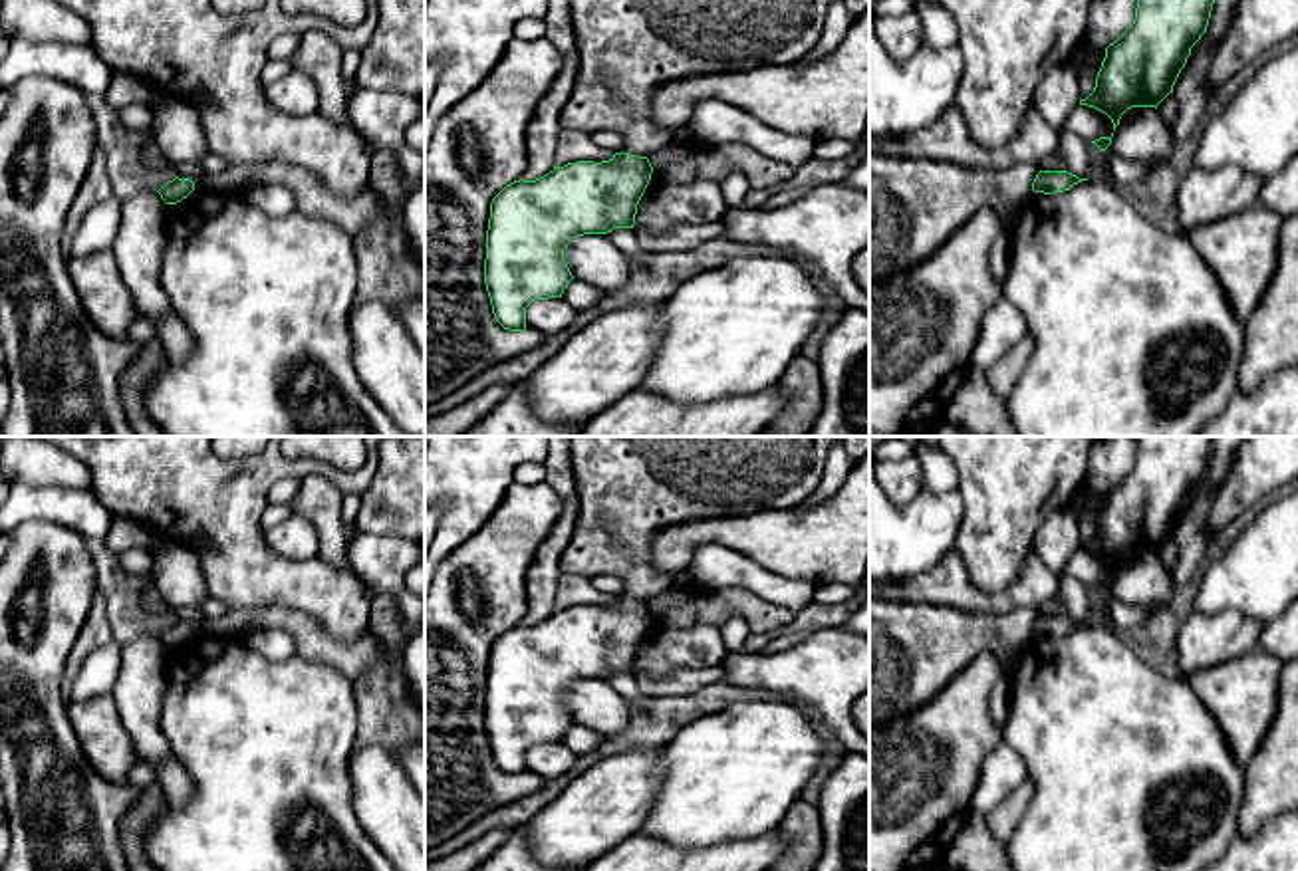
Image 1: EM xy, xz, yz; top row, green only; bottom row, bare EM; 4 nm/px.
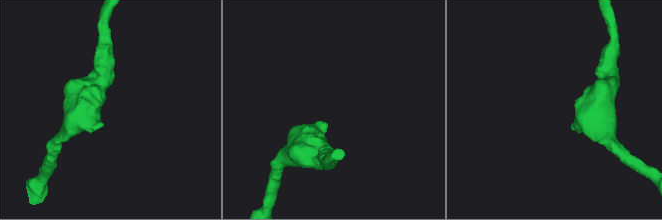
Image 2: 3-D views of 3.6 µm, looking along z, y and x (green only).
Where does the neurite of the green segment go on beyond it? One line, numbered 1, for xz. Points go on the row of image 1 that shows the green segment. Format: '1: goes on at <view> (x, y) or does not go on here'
1: does not go on here

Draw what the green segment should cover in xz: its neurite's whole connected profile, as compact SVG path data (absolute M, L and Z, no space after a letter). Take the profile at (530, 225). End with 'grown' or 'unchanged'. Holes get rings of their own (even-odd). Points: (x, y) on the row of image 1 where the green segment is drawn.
M615 153L609 161L578 161L554 167L536 181L514 181L490 202L484 284L494 319L510 331L526 329L526 308L534 300L562 298L574 280L564 250L584 234L633 228L637 204L651 181L647 157Z | unchanged

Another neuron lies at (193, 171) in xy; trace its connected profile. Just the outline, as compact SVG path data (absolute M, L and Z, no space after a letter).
M179 163L175 165L175 177L179 179L191 179L195 183L195 190L212 190L210 188L210 177L202 171L198 163Z

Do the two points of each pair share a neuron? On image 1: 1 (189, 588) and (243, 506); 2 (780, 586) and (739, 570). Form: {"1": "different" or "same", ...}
{"1": "different", "2": "same"}

